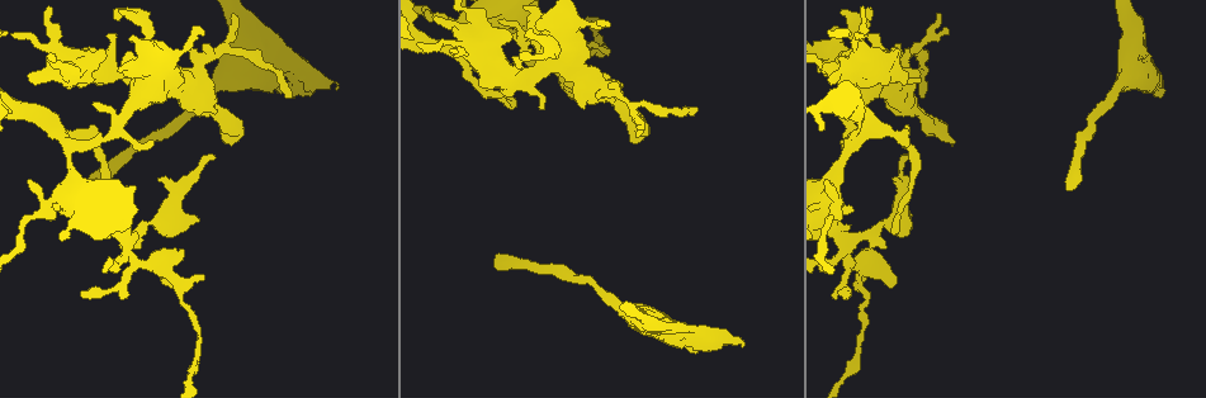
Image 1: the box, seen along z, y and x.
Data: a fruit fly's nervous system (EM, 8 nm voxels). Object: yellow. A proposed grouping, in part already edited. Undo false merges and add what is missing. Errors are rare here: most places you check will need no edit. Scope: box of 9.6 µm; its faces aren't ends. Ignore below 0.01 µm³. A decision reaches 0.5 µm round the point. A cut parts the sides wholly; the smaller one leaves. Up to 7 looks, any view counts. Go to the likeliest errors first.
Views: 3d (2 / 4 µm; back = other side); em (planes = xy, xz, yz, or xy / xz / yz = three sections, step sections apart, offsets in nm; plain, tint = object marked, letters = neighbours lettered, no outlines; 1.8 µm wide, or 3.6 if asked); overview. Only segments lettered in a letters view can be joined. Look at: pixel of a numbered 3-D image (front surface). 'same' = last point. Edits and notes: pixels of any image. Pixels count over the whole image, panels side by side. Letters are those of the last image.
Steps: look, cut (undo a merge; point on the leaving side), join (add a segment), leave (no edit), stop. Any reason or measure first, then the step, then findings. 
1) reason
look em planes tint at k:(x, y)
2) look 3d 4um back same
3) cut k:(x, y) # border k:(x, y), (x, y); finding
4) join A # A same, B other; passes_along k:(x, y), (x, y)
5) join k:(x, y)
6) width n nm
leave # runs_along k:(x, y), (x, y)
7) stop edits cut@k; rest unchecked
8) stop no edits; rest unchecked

branch stops here
look em xz step 8 letters at 1:(1067, 189)

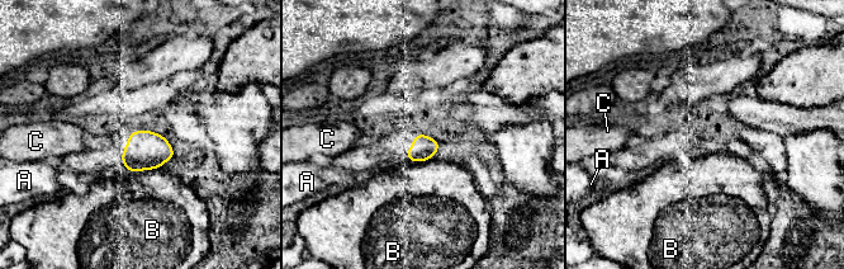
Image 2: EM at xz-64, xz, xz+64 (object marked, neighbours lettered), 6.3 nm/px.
leave # A other, B other, C other; border 2:(161, 166), (129, 171); none of them fits

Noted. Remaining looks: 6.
sudden change in width
look em planes tint at 1:(832, 71)

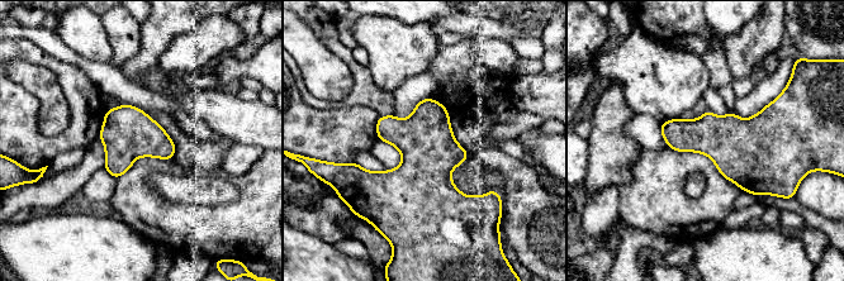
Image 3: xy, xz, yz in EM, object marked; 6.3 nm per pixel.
look em planes letters same

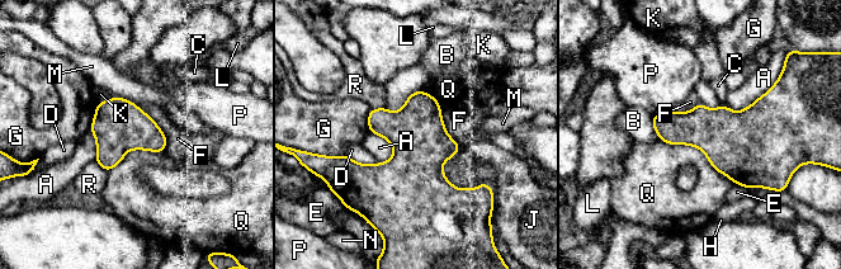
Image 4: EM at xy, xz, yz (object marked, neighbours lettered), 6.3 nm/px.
width 340 nm; longest_contact Q 550 nm
leave # A other, B other, C other, D other, E other, F other, G other, H other, J other, K other, L other, M other, N other, P other, Q other, R other; continuous, no second neuron

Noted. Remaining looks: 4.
arms part here
look em 3.6um planes letters at 1:(643, 320)

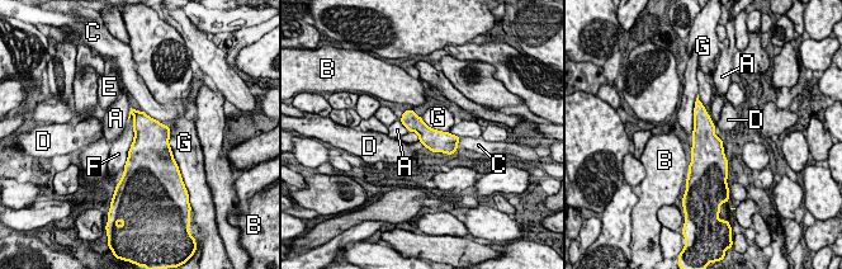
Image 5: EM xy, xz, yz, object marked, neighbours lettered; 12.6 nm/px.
width 260 nm
leave # A other, B other, C other, D other, E other, F other, G other; continuous, no second neuron

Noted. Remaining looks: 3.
stop no edits; rest unchecked

